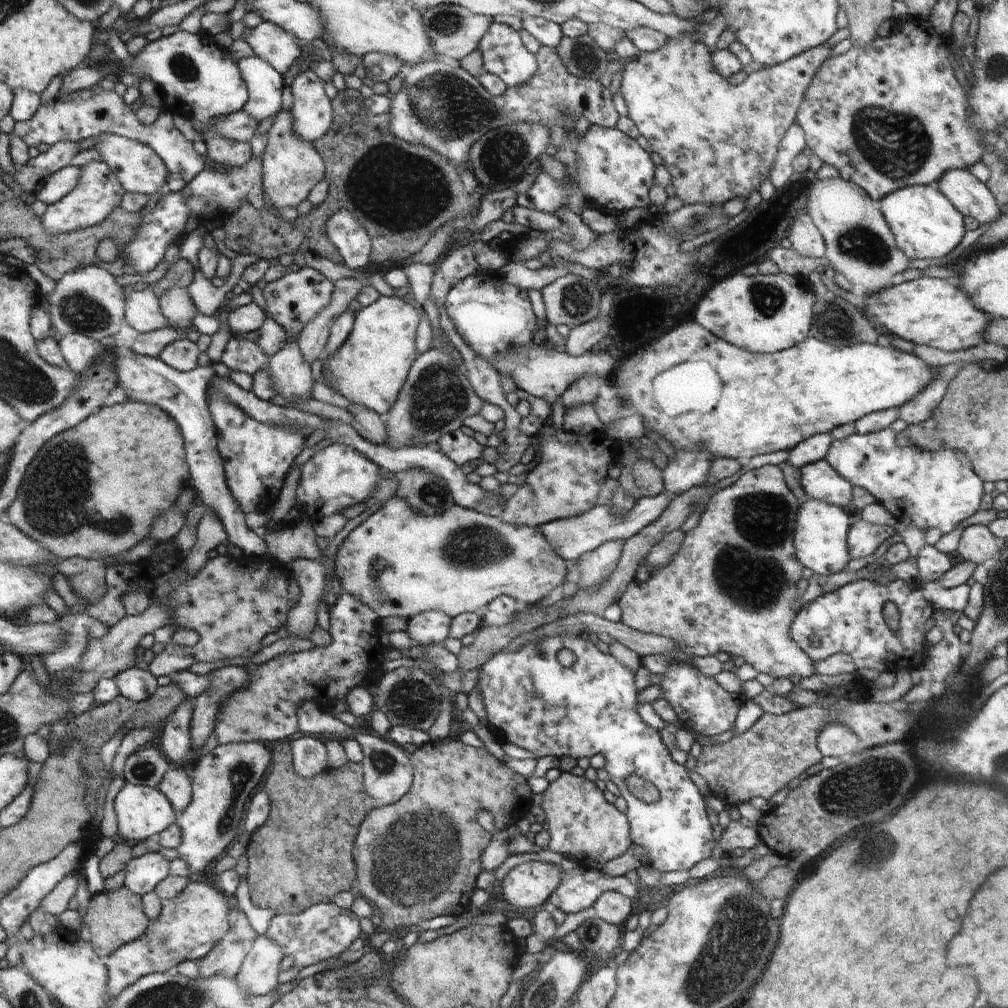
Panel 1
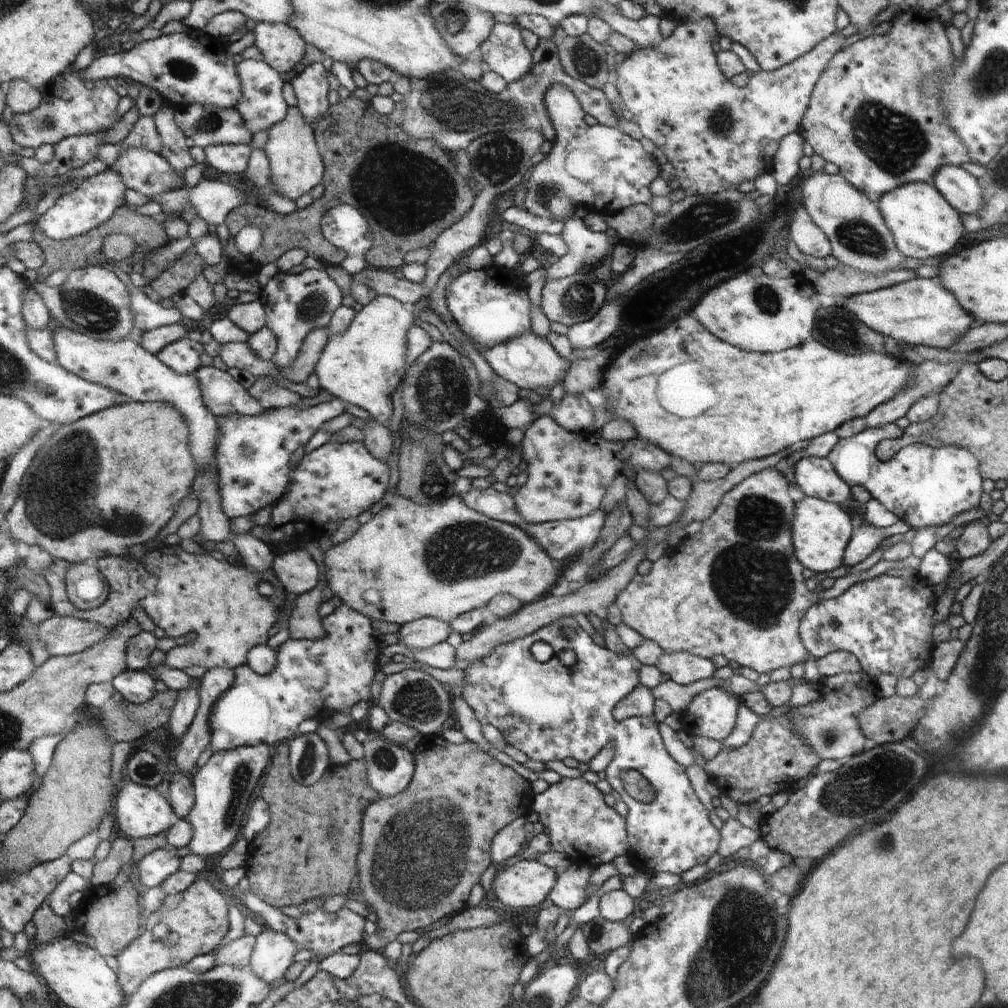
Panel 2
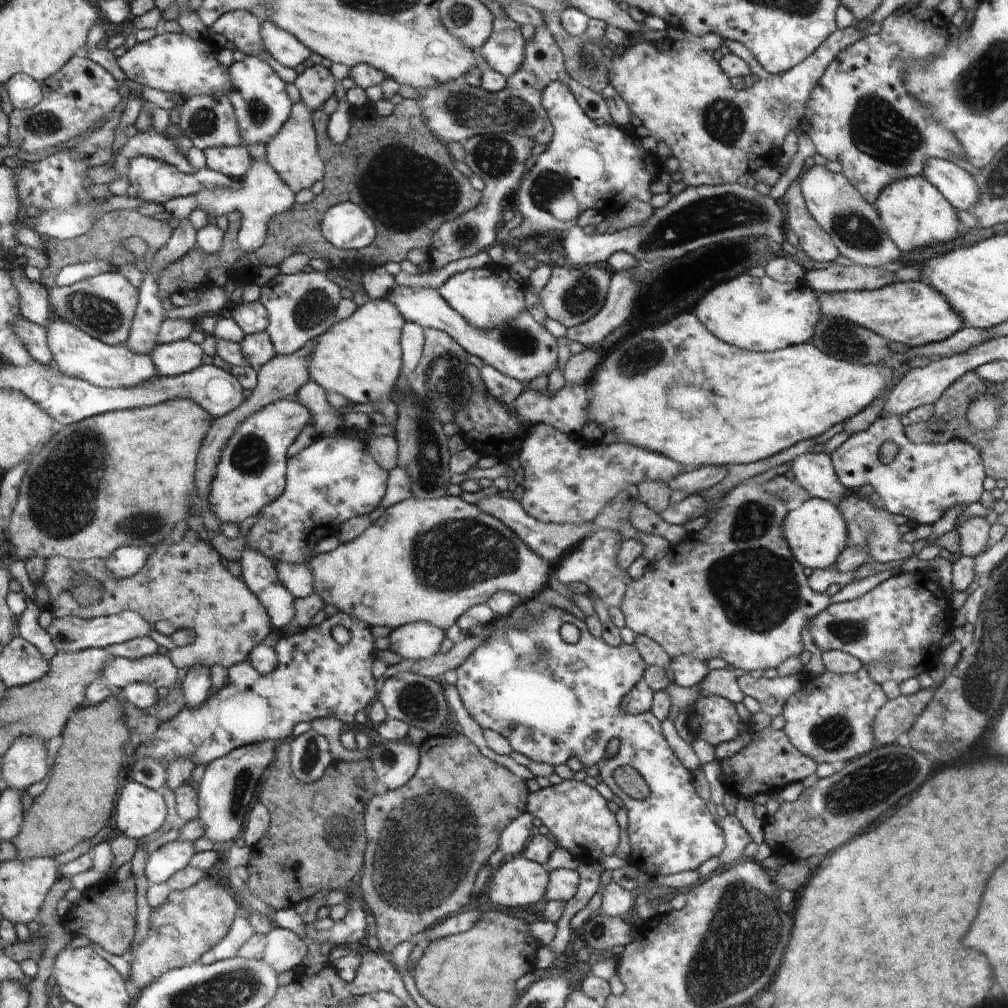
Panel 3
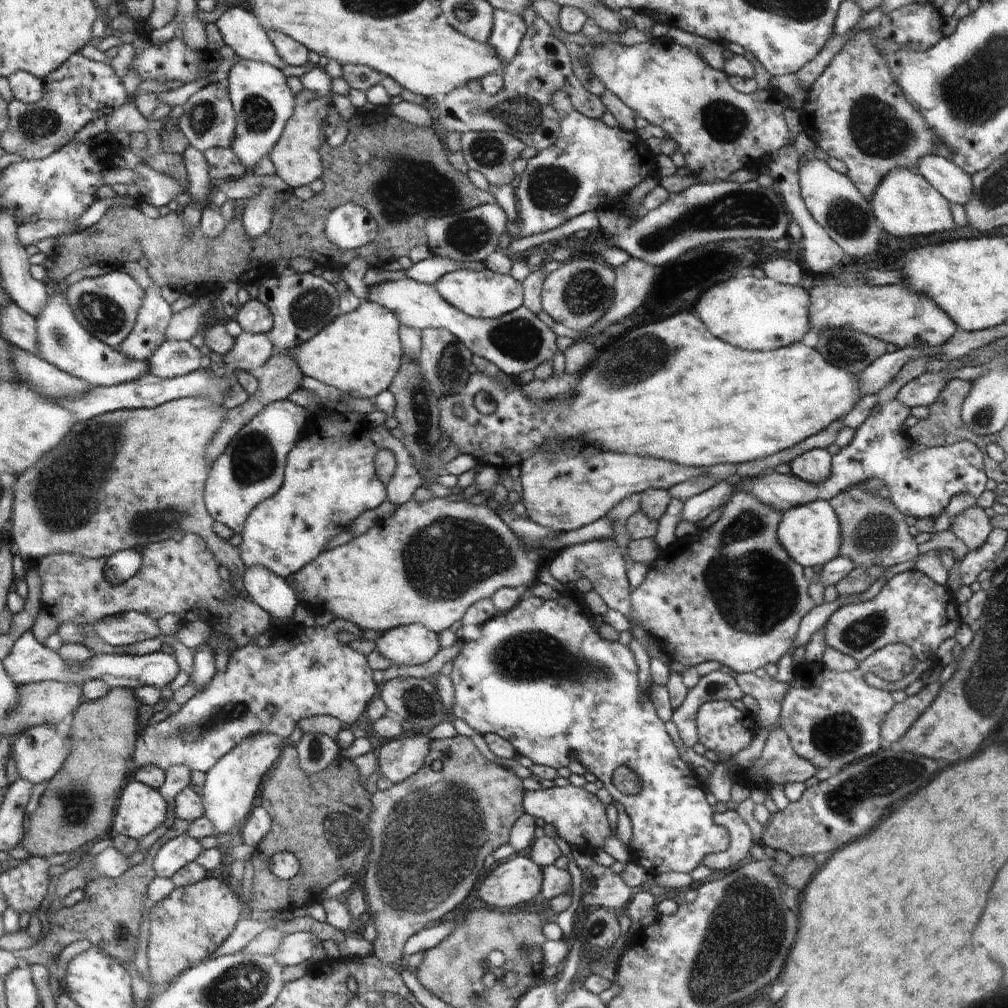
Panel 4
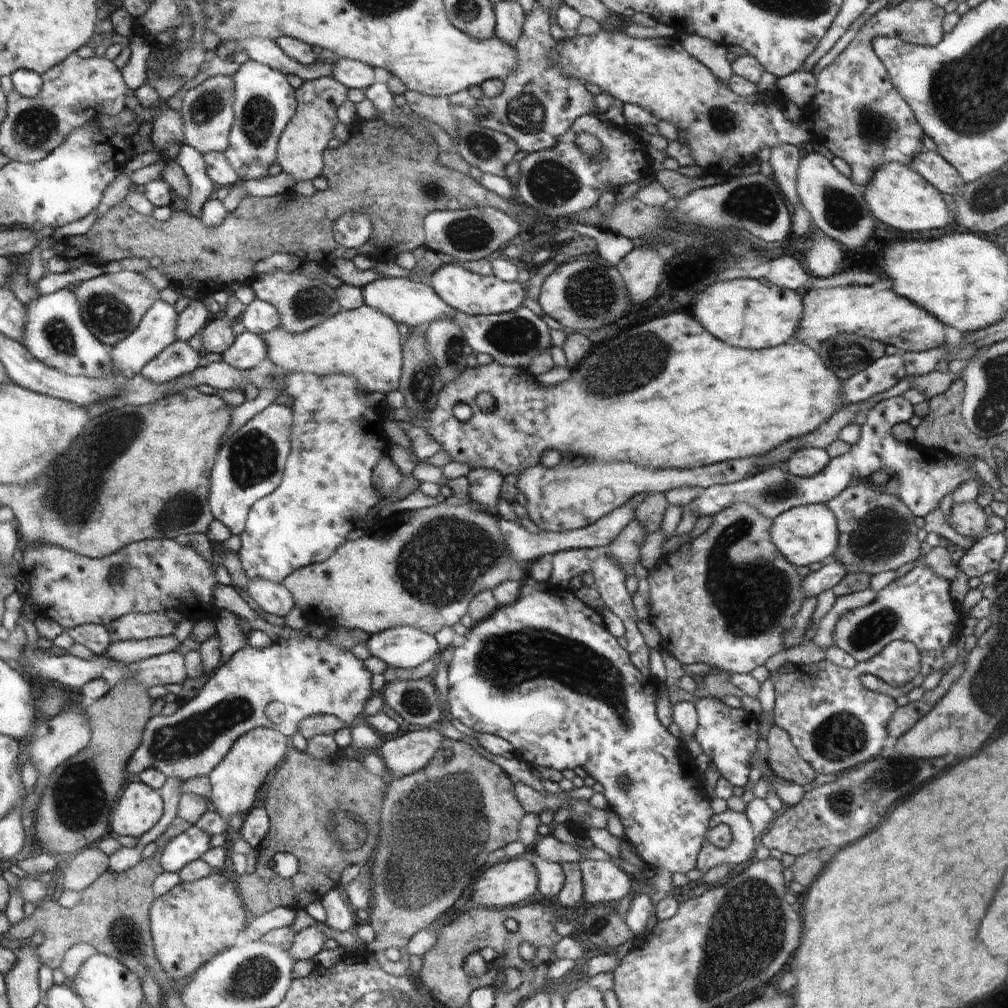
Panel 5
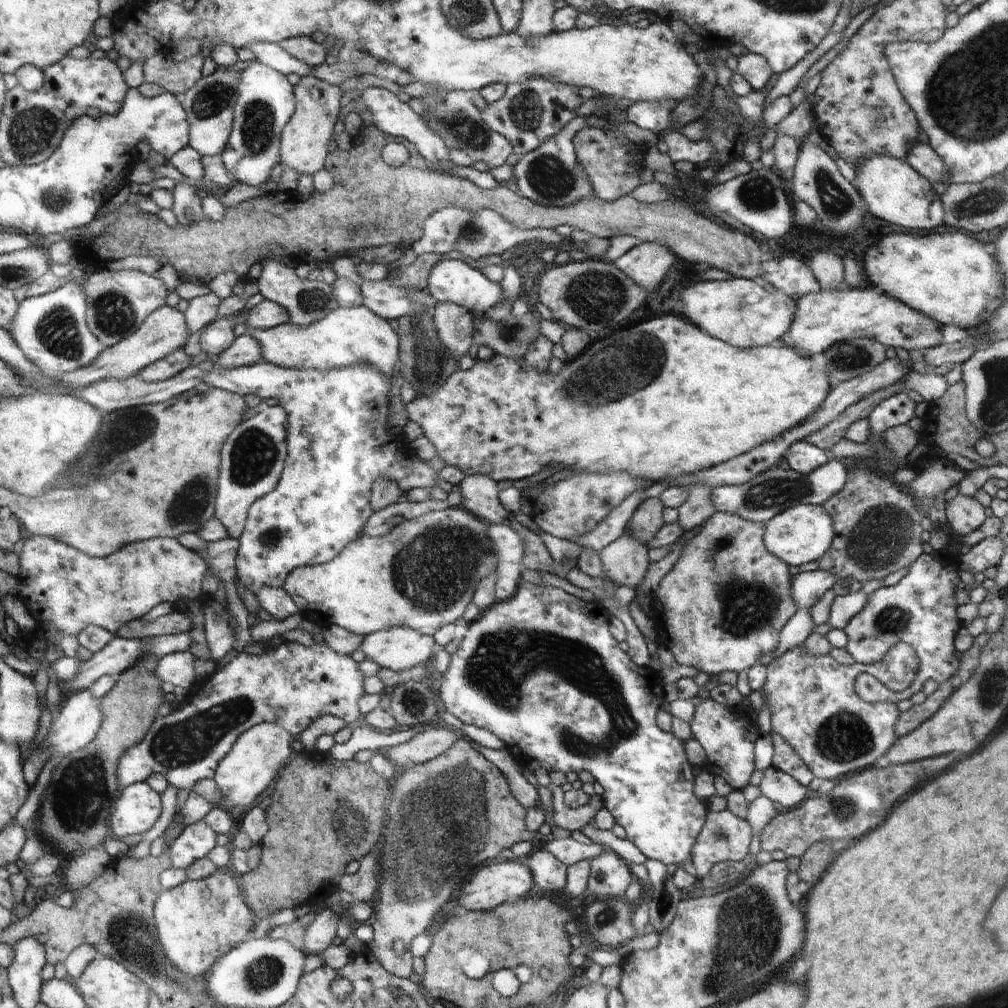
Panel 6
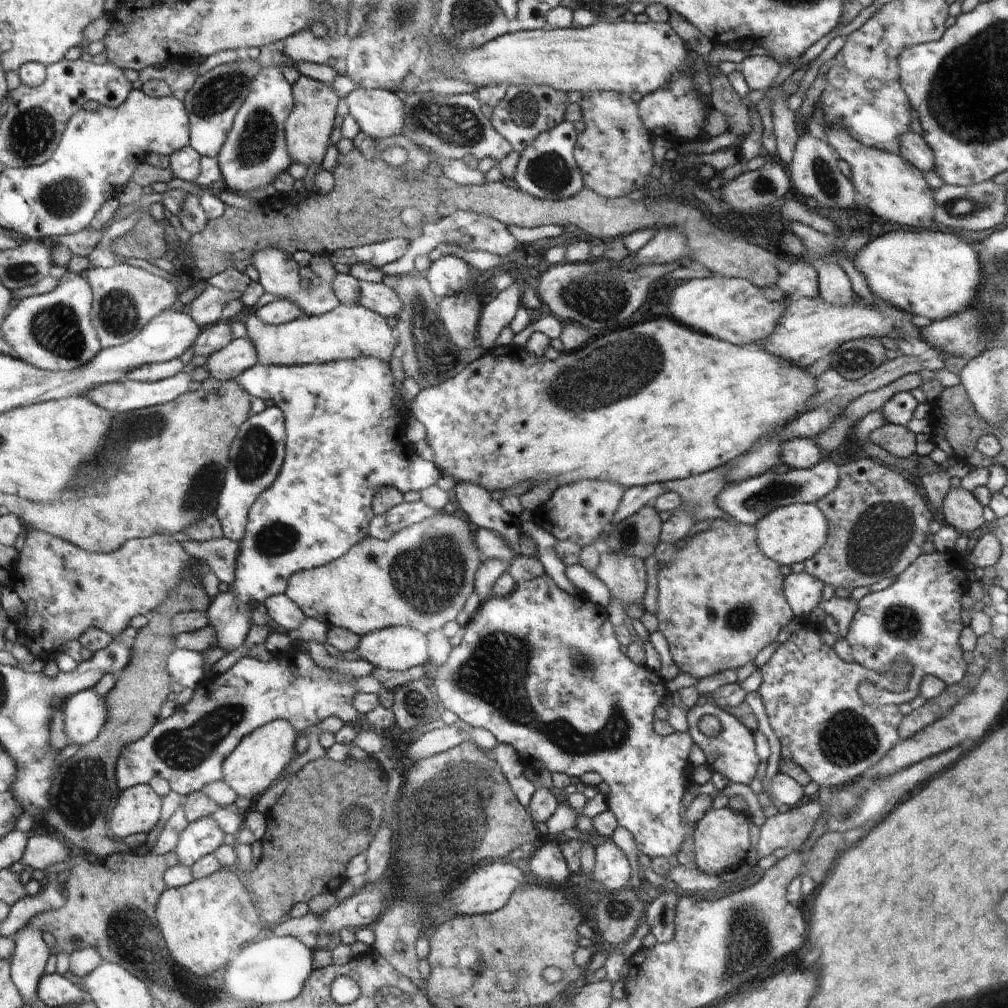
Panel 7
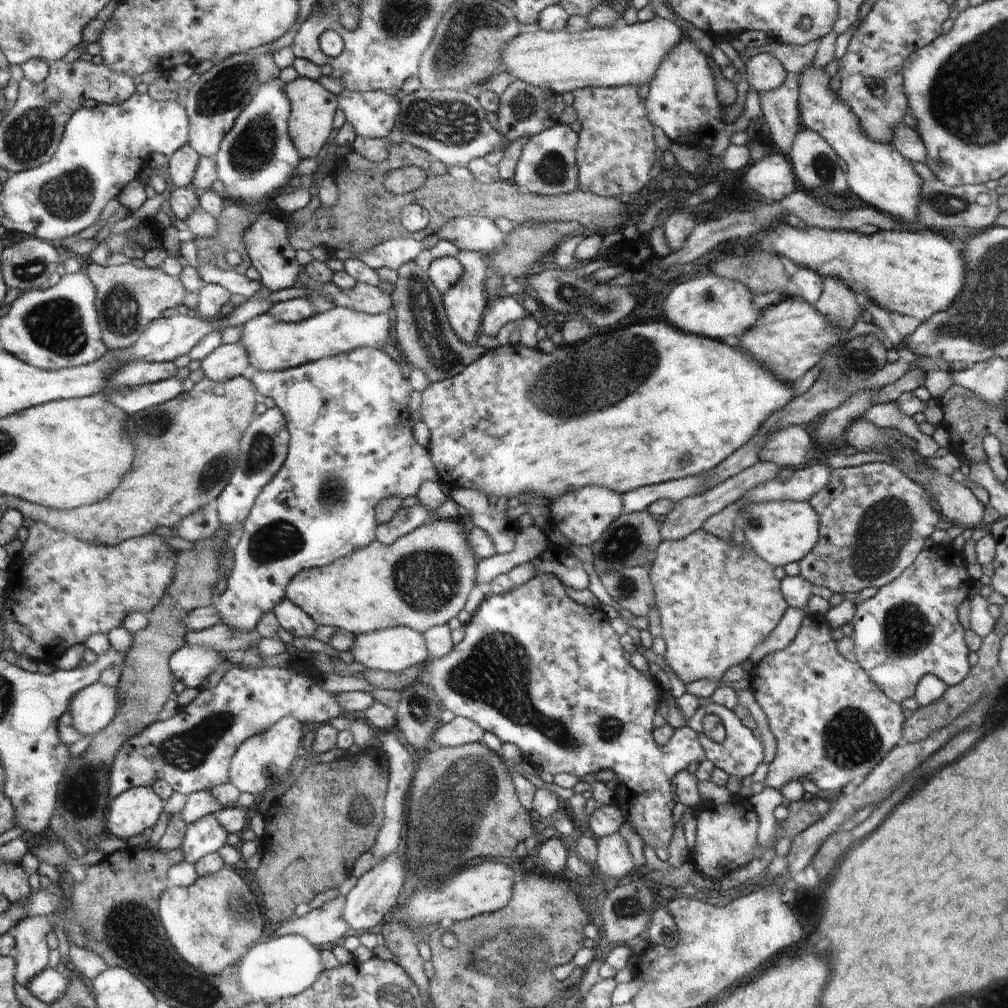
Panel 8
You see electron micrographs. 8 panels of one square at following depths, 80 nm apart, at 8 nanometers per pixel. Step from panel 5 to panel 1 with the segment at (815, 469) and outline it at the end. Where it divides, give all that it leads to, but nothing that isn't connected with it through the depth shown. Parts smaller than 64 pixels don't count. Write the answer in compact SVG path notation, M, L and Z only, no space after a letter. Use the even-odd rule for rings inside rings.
M826 459L805 464L800 470L801 486L810 498L838 505L843 510L852 507L853 484L840 476Z

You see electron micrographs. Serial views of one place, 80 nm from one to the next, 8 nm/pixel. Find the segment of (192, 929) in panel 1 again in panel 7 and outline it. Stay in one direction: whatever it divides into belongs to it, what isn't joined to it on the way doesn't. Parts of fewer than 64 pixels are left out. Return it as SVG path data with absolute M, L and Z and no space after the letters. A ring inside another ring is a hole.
M227 868L180 888L167 887L158 900L157 916L172 956L198 976L218 975L234 952L255 942L262 930L248 890Z

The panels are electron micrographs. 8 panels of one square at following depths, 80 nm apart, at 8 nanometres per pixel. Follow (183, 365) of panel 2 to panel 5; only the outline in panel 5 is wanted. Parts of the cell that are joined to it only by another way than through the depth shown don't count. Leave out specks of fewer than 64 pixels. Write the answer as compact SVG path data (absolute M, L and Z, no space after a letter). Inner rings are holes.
M177 340L149 360L141 374L155 383L170 383L179 376L198 366L198 354L188 346L187 341Z

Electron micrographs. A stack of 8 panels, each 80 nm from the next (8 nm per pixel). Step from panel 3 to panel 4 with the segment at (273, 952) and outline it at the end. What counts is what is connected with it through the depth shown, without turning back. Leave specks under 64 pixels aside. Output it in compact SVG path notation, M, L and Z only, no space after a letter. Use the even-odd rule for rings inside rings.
M310 931L288 933L272 956L284 966L300 964L312 959L312 952L319 942Z

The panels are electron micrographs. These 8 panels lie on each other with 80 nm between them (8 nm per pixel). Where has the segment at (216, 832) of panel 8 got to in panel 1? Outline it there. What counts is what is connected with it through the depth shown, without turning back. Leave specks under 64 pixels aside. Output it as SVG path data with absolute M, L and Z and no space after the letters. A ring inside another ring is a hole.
M160 852L147 853L133 858L126 865L124 886L141 897L147 895L167 878L171 872L171 861Z

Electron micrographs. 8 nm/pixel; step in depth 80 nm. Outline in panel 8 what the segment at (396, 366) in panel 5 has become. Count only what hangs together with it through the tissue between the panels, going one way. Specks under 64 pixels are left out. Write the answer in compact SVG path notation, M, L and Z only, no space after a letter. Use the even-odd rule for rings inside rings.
M334 306L299 323L276 322L270 313L264 313L250 319L243 326L240 337L240 342L248 348L250 366L260 372L283 371L332 355L342 355L360 347L380 349L390 341L393 341L393 325L388 312L369 315Z

